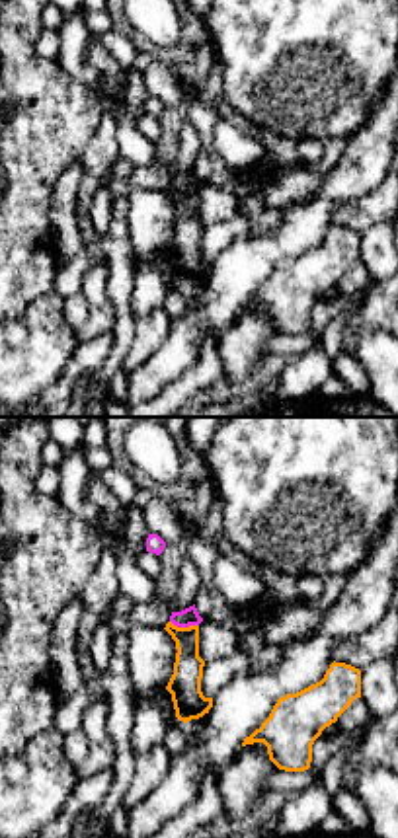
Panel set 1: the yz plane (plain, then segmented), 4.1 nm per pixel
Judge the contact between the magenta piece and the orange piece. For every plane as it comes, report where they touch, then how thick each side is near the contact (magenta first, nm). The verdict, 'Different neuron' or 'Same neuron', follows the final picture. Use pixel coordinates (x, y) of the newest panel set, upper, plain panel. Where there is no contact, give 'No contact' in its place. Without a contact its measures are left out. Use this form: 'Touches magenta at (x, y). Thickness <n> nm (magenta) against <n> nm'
Touches magenta at (184, 190). Thickness 80 nm (magenta) against 130 nm

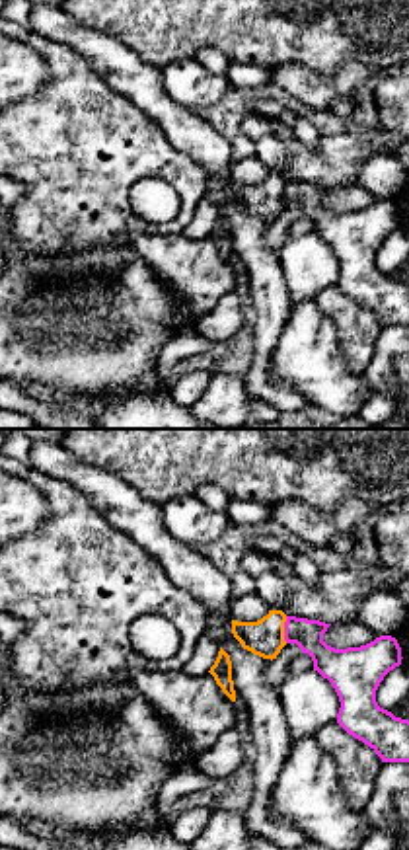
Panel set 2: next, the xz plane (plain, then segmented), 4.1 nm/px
Touches magenta at (285, 193). Thickness 130 nm (magenta) against 160 nm

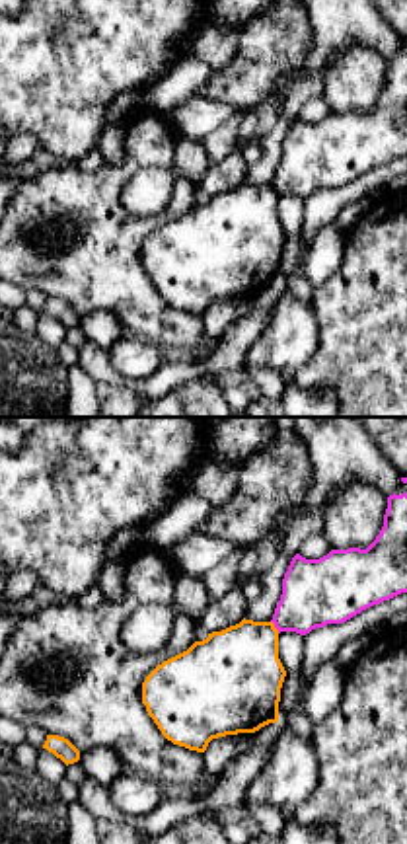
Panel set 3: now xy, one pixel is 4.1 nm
Touches magenta at (275, 190). Thickness 280 nm (magenta) against 380 nm

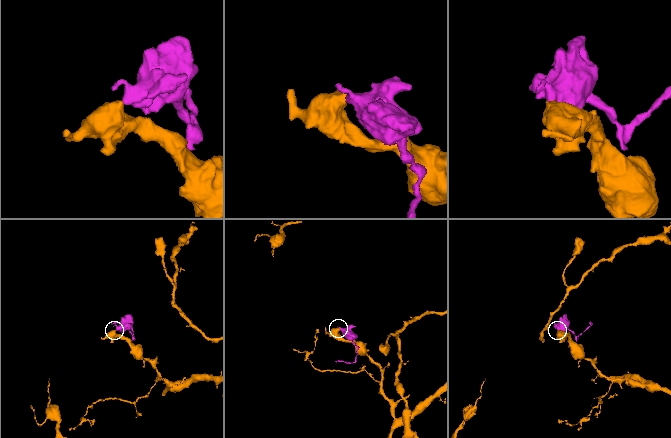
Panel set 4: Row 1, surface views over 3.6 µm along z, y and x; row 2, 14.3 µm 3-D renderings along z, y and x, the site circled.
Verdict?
Different neuron

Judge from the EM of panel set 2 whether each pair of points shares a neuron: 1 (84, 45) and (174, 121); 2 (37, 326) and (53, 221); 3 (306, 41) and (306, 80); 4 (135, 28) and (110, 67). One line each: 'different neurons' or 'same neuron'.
1: same neuron
2: different neurons
3: different neurons
4: different neurons

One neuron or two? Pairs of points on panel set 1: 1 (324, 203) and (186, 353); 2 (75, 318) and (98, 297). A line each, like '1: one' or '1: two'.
1: one
2: two

